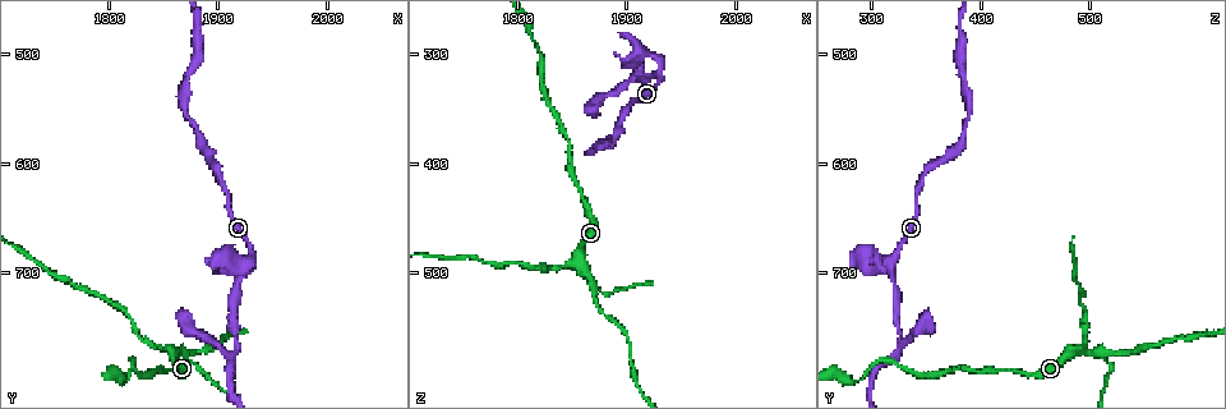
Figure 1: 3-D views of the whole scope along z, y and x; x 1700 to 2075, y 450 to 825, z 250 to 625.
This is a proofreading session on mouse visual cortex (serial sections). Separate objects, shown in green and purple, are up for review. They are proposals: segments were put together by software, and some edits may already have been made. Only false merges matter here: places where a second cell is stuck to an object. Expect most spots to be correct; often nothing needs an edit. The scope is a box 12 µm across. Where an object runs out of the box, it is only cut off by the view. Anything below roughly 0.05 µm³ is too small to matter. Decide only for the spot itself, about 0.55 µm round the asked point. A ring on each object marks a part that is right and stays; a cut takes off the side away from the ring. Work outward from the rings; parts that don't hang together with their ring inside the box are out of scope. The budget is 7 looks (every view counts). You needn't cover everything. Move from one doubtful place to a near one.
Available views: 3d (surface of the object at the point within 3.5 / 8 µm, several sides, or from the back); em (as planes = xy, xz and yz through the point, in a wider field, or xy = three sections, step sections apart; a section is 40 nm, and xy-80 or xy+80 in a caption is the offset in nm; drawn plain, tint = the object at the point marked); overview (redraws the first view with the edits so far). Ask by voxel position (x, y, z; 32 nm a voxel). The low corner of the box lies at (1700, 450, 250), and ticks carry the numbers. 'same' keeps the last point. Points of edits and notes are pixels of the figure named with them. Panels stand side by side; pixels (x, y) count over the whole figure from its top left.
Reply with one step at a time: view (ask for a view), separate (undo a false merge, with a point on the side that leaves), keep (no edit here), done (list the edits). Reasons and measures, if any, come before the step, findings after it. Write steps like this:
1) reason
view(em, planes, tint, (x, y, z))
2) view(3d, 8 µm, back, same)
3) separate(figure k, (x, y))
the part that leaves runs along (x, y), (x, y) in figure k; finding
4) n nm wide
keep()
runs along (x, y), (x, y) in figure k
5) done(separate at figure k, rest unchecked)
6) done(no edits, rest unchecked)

view(3d, 3.5 µm, (1844, 768, 494))

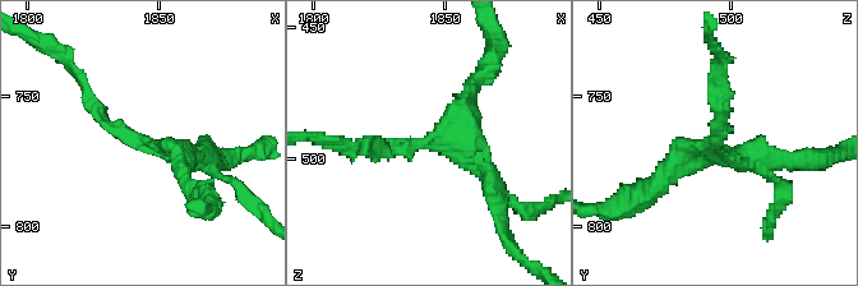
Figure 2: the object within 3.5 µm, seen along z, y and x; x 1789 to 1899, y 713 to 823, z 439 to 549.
view(em, planes, tint, (1843, 768, 495))

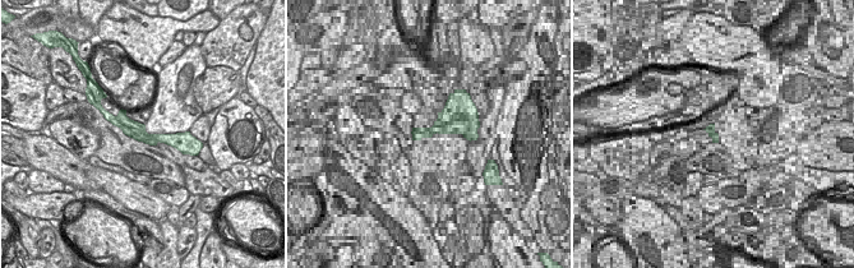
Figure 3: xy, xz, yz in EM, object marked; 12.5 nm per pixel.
another direction
view(em, xy, step 1, tint, same)

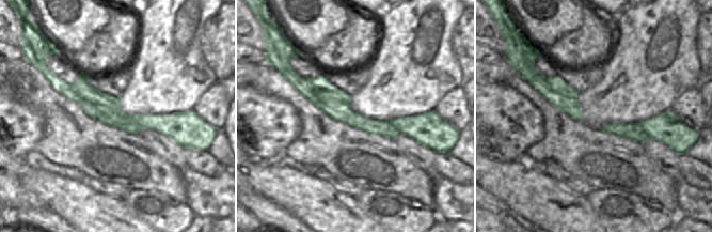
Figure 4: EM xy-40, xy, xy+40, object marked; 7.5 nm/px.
3 arms
separate(figure 2, (248, 203))
the part that leaves runs along (141, 144), (97, 118), (63, 54) in figure 2; two cells meet here

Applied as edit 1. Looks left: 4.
three arms meet
view(3d, 3.5 µm, (1930, 692, 316))

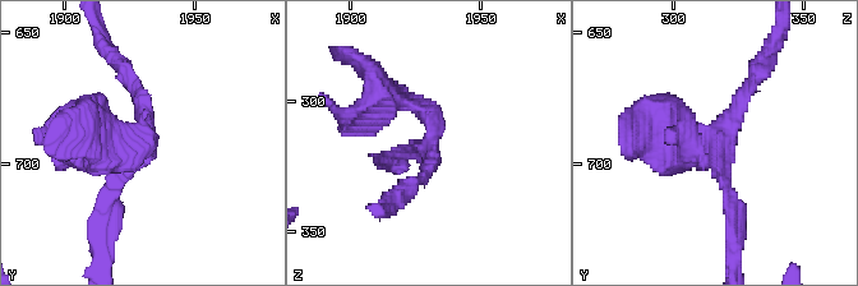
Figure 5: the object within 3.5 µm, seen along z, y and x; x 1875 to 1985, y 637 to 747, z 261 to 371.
view(em, xy, step 2, tint, (1931, 693, 318))

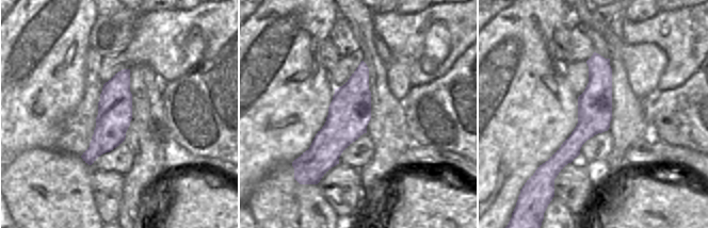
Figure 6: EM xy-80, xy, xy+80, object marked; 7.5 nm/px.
arms of 150, 200, 250 nm
keep()
runs along (760, 77), (720, 143), (668, 139) in figure 5; all the same cell

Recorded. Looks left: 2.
sudden change in width
view(em, xy, step 1, tint, (1882, 574, 384))

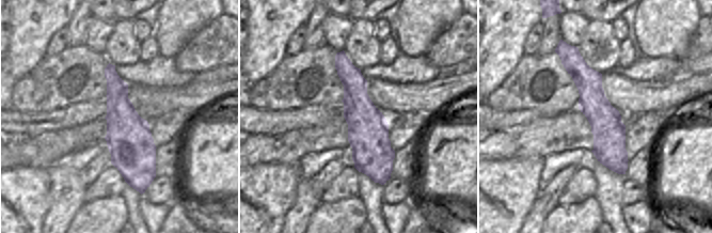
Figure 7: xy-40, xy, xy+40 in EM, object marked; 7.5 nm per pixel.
view(3d, 3.5 µm, same)

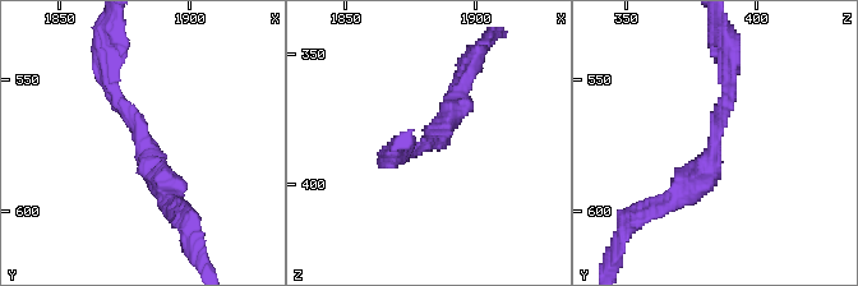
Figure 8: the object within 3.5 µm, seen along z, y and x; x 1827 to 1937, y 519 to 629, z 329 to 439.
keep()
runs along (171, 201), (107, 68) in figure 8; continuous, no second cell

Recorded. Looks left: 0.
done(separate at figure 2, rest unchecked)

